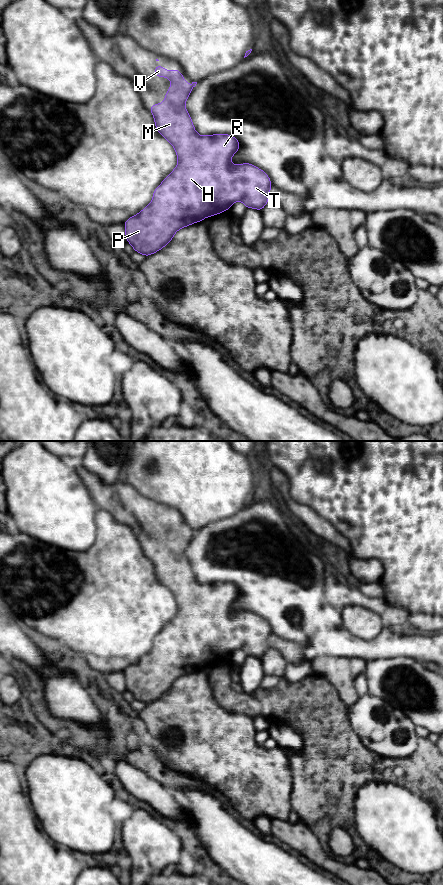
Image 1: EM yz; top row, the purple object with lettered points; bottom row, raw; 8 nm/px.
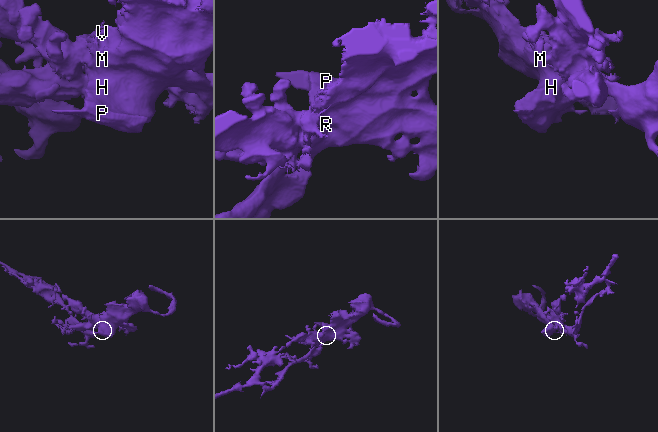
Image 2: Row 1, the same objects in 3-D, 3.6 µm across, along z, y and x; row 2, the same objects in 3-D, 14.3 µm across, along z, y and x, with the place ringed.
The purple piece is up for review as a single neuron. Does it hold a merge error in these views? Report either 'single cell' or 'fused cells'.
single cell

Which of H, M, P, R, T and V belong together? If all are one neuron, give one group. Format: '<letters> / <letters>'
H M P R T V

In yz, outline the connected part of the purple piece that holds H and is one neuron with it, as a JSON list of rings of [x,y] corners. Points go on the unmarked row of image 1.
[[[163,513],[156,514],[154,523],[169,526],[171,528],[171,535],[166,540],[164,550],[150,554],[149,558],[153,562],[157,579],[175,596],[178,604],[178,612],[154,638],[151,651],[124,671],[127,690],[133,694],[134,699],[143,702],[145,705],[154,702],[170,691],[174,682],[179,677],[196,670],[201,670],[206,665],[220,662],[230,657],[236,649],[243,650],[246,656],[254,656],[262,659],[269,648],[268,642],[272,635],[268,623],[256,614],[249,611],[233,613],[230,610],[232,604],[240,596],[240,592],[234,584],[228,582],[200,584],[195,579],[192,567],[185,556],[185,549],[197,530],[192,530],[189,533],[179,518],[168,519],[162,515]]]

